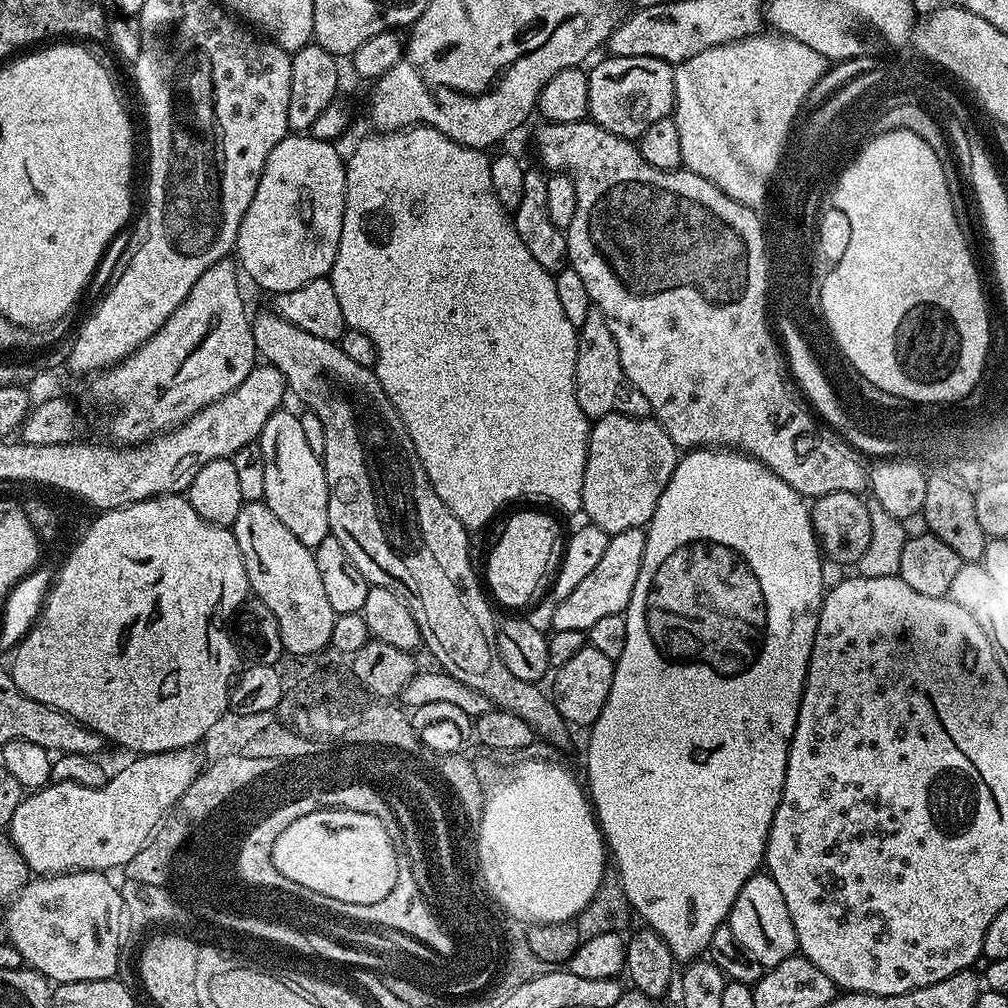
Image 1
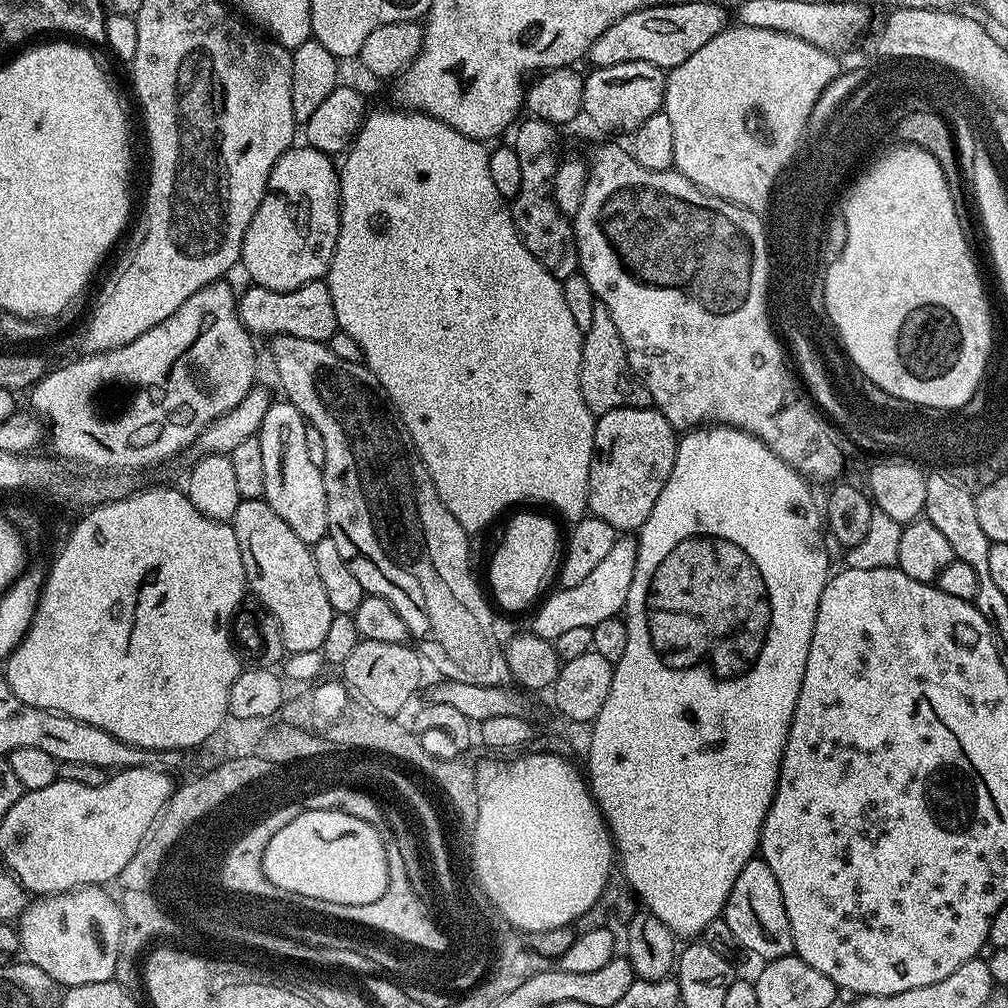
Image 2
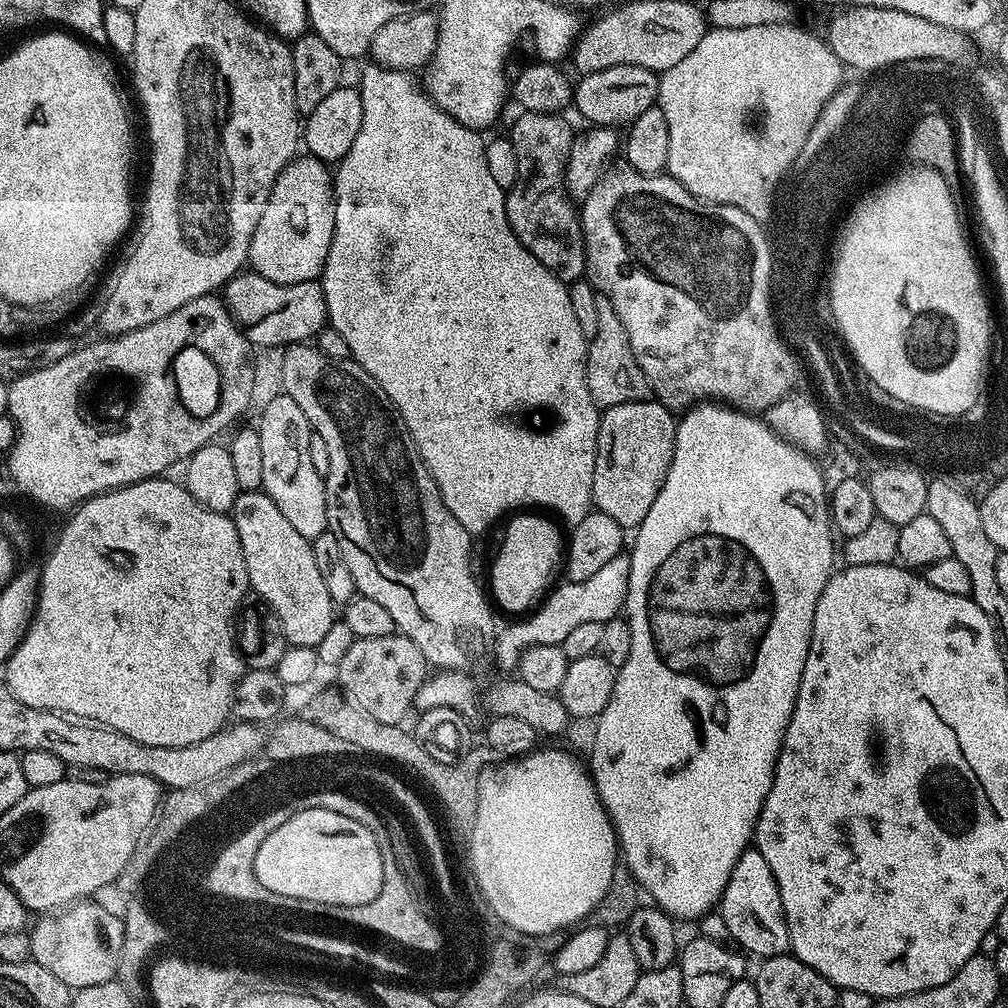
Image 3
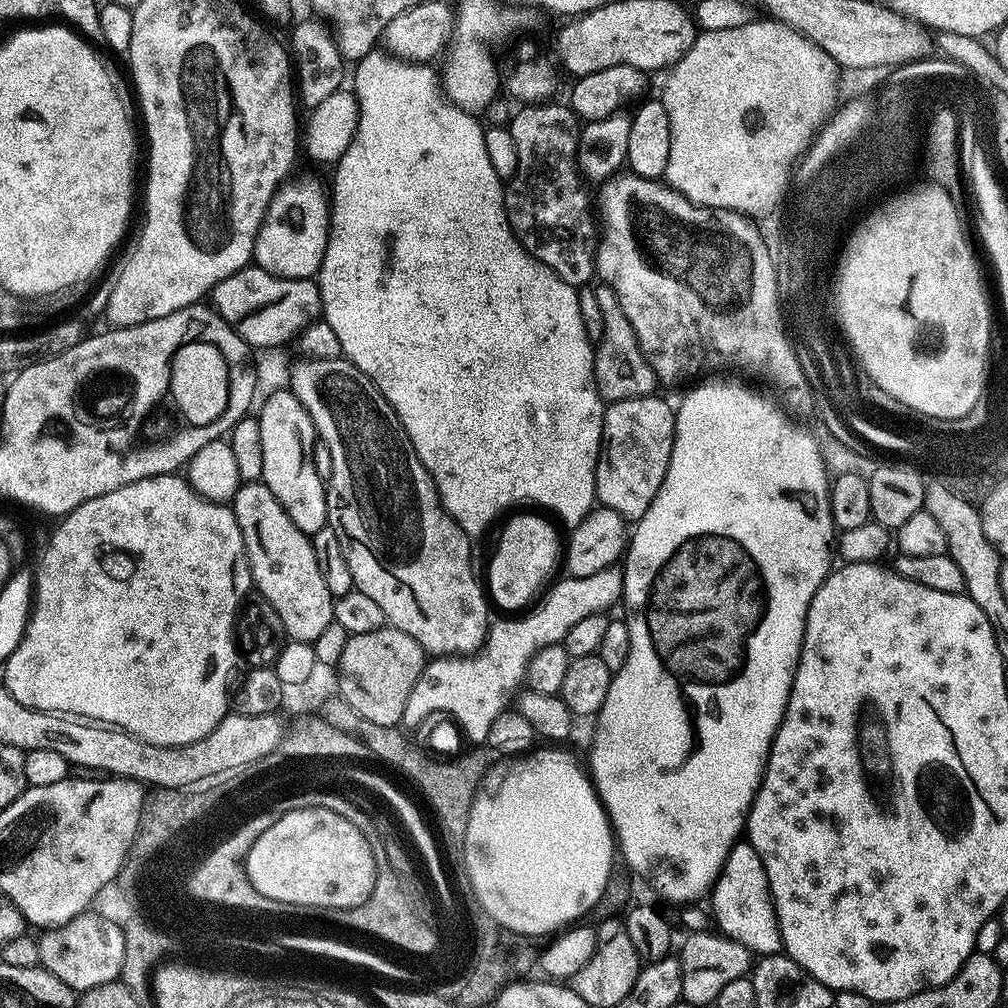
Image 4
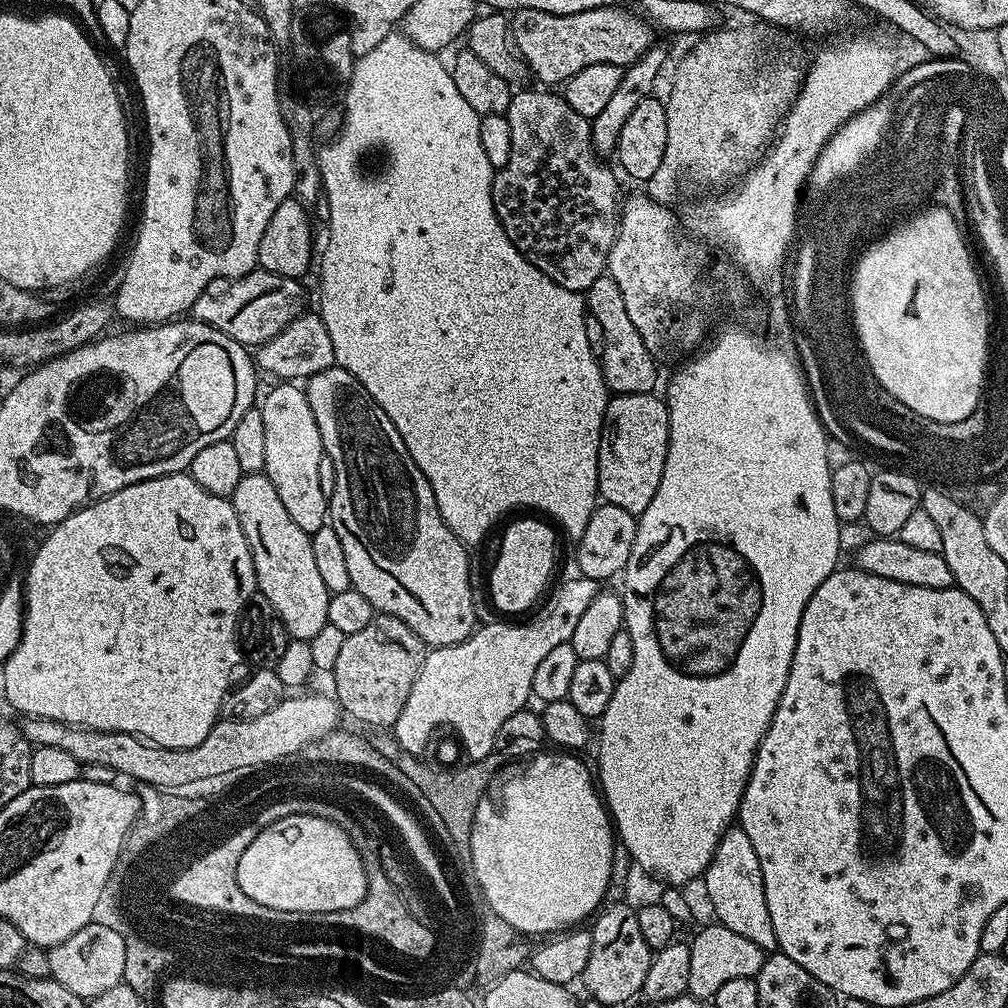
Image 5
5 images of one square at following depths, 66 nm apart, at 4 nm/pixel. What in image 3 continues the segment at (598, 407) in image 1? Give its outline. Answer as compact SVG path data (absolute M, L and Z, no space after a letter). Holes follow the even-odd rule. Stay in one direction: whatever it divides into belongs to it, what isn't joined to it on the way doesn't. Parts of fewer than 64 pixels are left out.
M597 295L598 302L598 334L588 342L588 389L601 409L613 408L622 402L638 402L647 400L650 396L650 385L642 366L638 364L638 358L634 356L634 350L630 346L630 338L626 334L626 326L622 326L622 318L618 318L618 310L605 296Z

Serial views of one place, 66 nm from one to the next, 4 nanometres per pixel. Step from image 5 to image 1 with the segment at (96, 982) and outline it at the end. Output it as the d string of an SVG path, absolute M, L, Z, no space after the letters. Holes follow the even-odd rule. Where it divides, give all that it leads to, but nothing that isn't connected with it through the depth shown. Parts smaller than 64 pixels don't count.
M65 872L59 876L41 876L39 878L29 879L24 889L16 895L7 905L2 927L8 932L7 943L13 944L18 950L21 961L29 968L35 968L36 971L47 976L49 981L56 984L65 984L66 982L82 982L83 980L110 980L117 975L119 958L122 955L122 945L118 938L118 916L122 911L121 889L108 881L109 877L103 872Z

